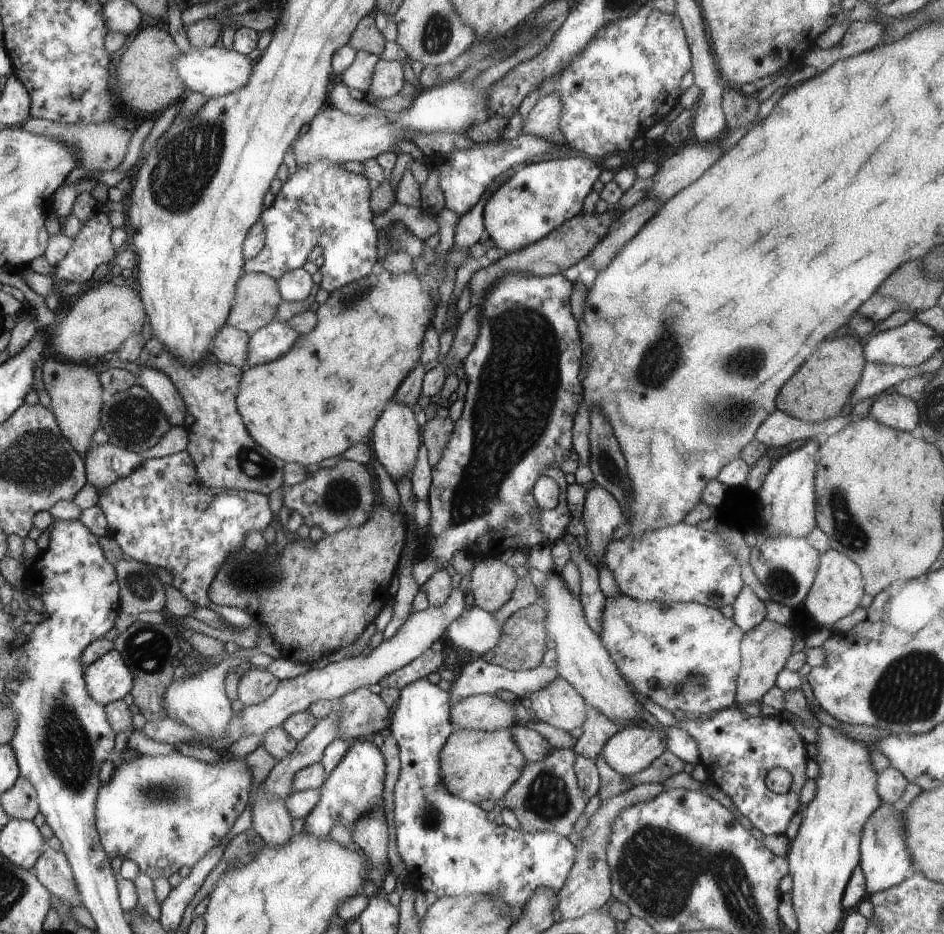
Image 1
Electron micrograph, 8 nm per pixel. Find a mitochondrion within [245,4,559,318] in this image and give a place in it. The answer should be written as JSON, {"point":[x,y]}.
{"point":[437,34]}

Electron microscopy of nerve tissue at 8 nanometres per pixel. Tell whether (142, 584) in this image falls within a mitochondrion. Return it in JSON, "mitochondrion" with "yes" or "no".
{"mitochondrion":"yes"}

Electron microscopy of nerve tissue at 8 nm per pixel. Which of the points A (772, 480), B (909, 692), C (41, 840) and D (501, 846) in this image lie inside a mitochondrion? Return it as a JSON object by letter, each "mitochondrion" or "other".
{"A":"other","B":"mitochondrion","C":"other","D":"other"}

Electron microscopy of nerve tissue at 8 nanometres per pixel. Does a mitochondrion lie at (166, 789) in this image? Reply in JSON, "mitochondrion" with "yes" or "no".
{"mitochondrion":"yes"}

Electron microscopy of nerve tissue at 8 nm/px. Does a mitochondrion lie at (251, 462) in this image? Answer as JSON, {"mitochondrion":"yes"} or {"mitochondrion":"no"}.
{"mitochondrion":"yes"}

